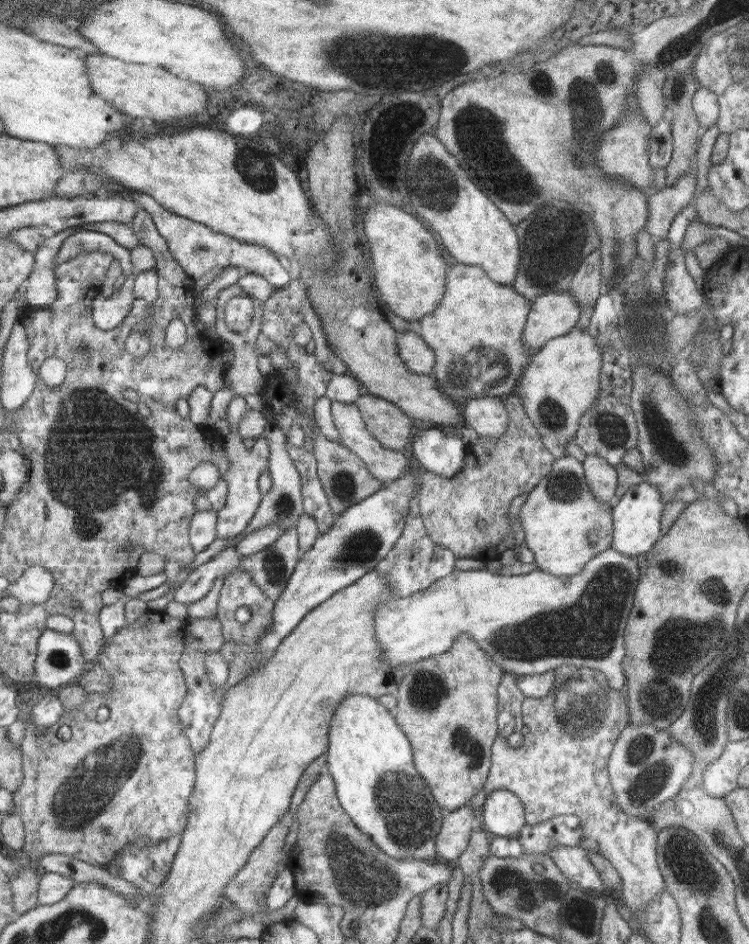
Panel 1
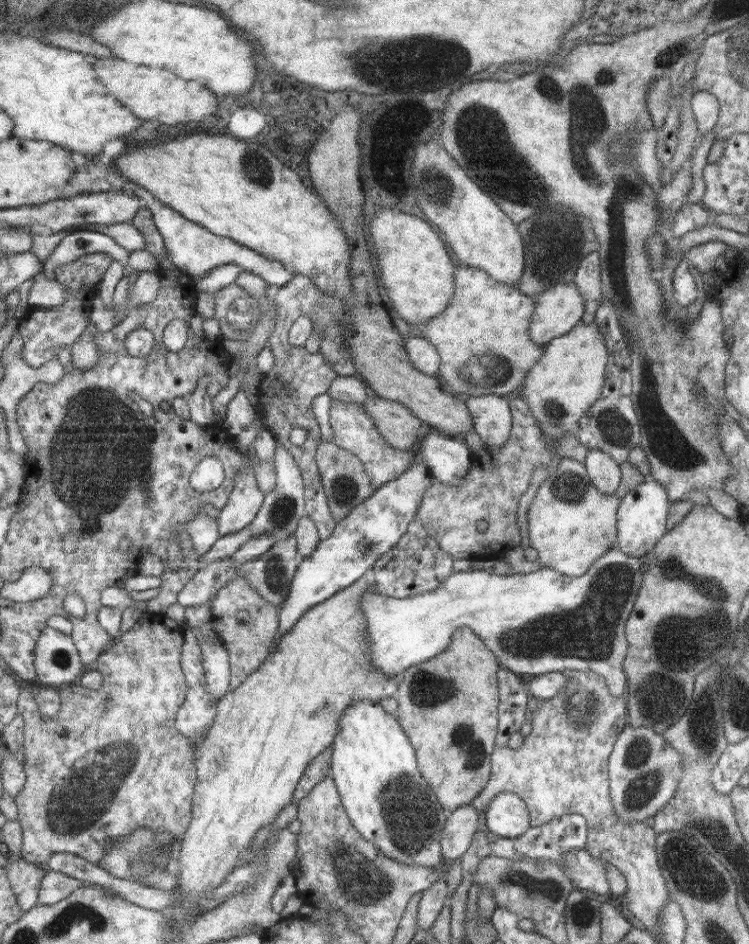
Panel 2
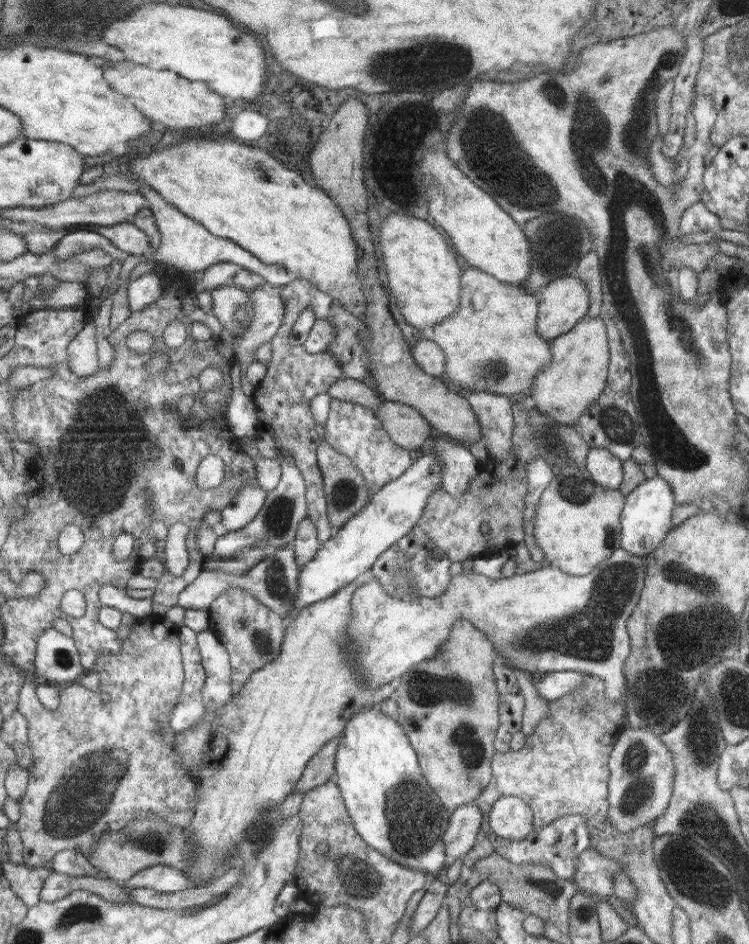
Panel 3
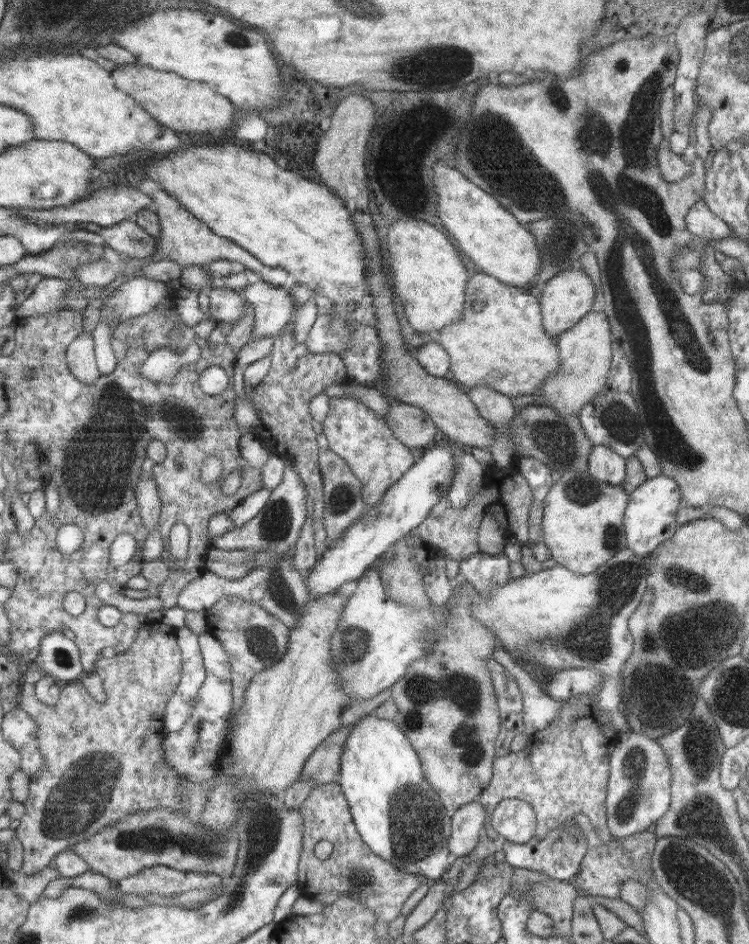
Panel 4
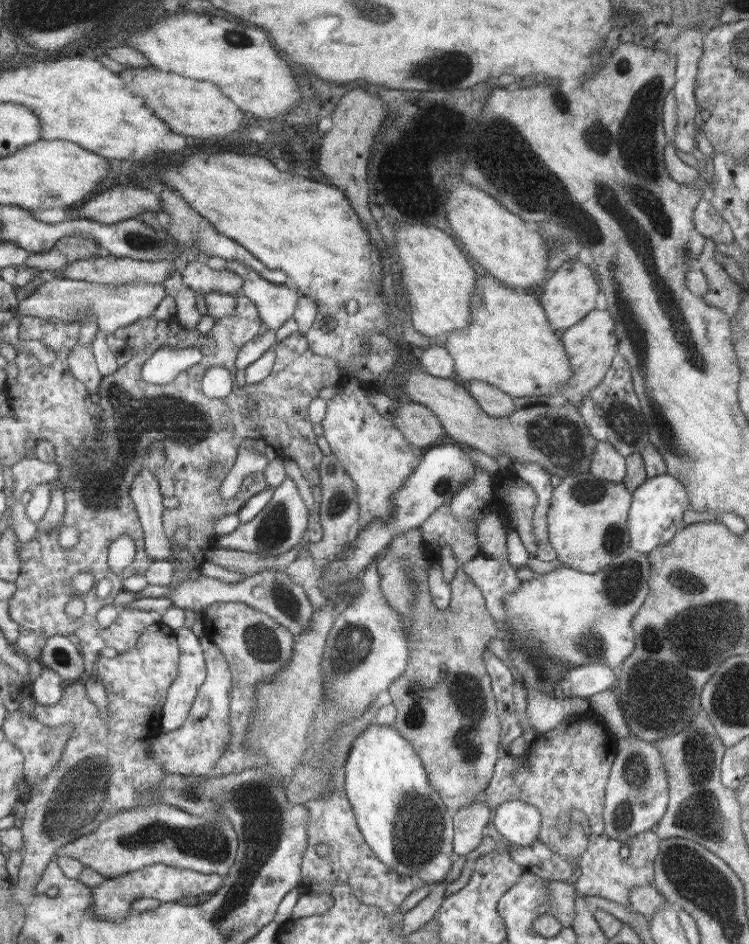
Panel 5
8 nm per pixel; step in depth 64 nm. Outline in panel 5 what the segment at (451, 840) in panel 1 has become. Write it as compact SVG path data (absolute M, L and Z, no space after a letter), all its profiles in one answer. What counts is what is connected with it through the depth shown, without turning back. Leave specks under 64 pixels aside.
M477 800L455 812L451 822L455 832L453 850L457 852L457 856L465 856L467 852L477 848L483 834L489 830L491 818L493 818L493 810L483 800Z

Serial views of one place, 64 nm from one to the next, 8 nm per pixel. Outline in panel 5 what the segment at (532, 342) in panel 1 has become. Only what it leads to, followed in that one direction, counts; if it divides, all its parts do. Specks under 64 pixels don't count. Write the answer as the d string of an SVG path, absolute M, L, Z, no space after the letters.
M577 260L563 262L543 284L539 290L541 308L545 308L545 316L549 324L561 334L563 330L571 328L573 324L579 324L591 310L601 308L601 282L595 276L595 270L587 264L581 264Z

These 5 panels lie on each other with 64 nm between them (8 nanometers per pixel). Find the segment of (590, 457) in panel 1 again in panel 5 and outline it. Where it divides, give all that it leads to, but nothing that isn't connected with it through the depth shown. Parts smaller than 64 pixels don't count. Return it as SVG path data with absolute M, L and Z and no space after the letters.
M599 442L591 456L591 474L601 480L621 482L627 476L627 458L623 458L609 442Z

